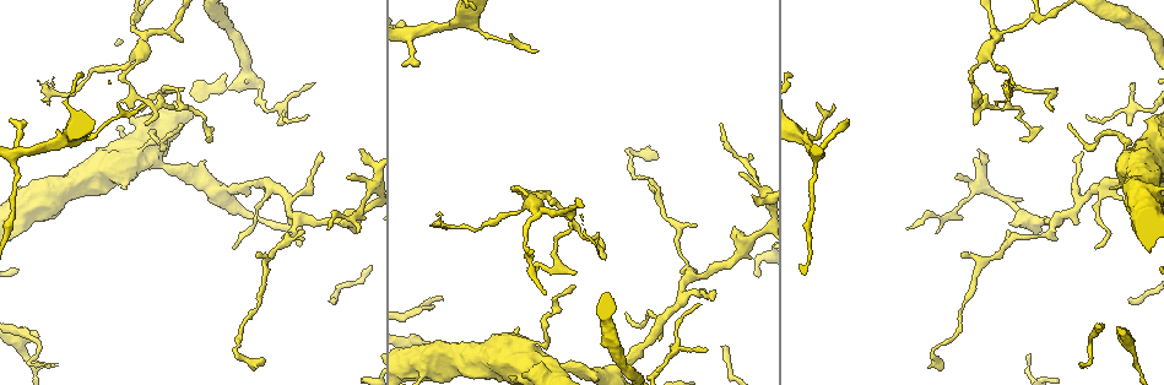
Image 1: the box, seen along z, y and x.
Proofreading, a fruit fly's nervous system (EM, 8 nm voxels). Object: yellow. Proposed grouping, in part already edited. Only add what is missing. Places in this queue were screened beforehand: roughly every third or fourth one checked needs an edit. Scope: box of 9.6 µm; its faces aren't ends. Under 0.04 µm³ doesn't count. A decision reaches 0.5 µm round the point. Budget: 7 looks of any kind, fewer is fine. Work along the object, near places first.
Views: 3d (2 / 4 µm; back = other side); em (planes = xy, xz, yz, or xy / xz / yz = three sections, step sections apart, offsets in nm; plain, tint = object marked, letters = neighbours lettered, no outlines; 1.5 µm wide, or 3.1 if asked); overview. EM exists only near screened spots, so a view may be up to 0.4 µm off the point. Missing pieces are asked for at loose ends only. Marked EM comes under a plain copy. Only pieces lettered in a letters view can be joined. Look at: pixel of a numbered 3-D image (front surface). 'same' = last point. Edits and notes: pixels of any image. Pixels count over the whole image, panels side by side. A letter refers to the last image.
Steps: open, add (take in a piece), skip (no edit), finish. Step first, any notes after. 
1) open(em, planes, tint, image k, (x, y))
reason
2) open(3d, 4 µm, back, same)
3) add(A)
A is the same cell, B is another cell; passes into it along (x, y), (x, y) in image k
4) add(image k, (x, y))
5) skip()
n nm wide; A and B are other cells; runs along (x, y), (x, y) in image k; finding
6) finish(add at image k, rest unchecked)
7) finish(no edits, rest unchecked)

open(em, planes, letters, image 1, (834, 106))
an open end

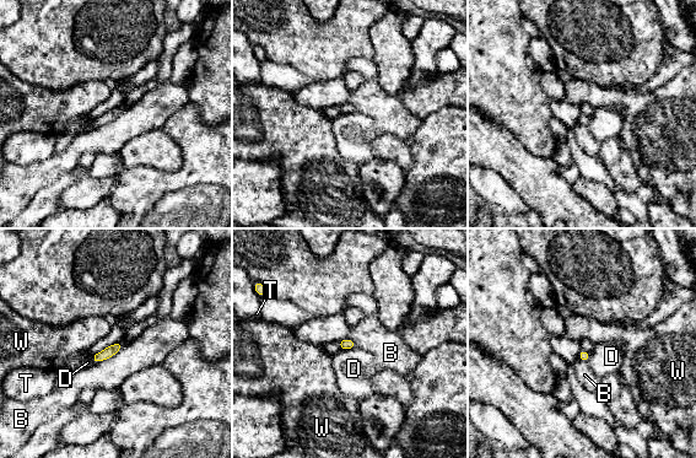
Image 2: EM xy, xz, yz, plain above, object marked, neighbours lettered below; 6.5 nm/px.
skip()
B, D, T and W are other cells; border along (355, 346), (341, 350) in image 2; no lettered piece goes on from it

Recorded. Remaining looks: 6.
open(em, planes, letters, image 1, (1053, 110))

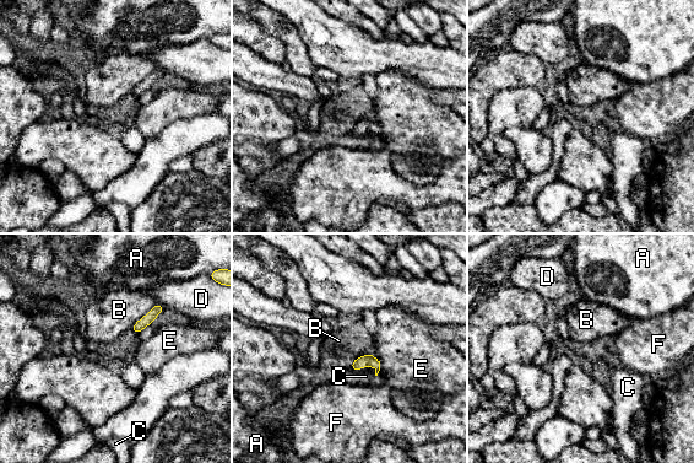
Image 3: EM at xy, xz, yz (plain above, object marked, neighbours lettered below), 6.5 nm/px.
skip()
A, B, C, D, E and F are other cells; border along (375, 367), (362, 366), (354, 372) in image 3; no lettered piece goes on from it

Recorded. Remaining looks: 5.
open(3d, 2 µm, image 1, (697, 225))
thin end

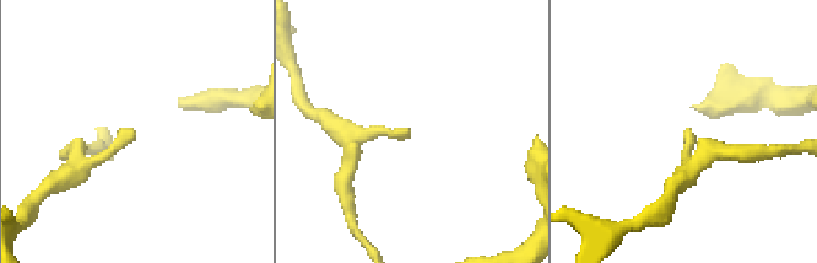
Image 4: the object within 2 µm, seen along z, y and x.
open(em, planes, letters, image 4, (133, 133))
shape alone is not enough

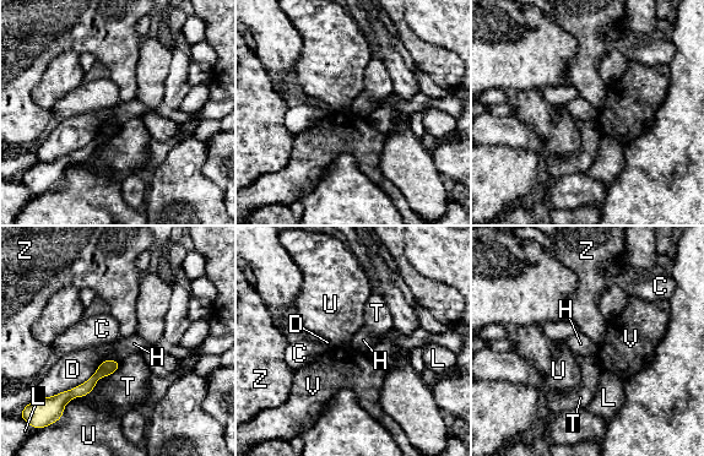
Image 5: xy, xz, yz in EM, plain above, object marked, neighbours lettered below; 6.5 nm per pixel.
skip()
D touches over 460 nm; C, D, H, L, T, U, V and Z are other cells; no lettered piece goes on from it

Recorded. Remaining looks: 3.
finish(no edits, rest unchecked)

